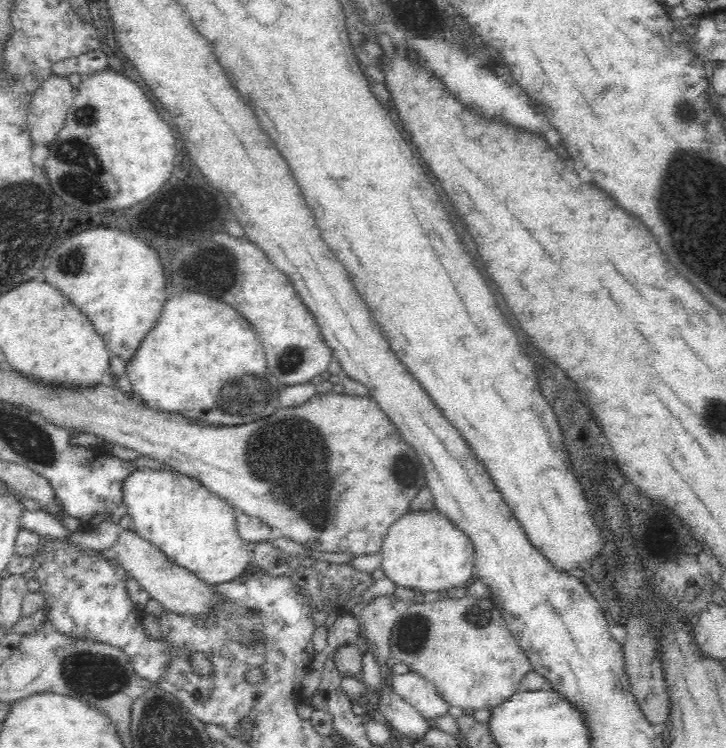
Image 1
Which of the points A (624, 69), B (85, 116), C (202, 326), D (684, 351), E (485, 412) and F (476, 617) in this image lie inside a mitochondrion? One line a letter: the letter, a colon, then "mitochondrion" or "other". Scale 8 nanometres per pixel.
A: other
B: mitochondrion
C: other
D: other
E: other
F: mitochondrion

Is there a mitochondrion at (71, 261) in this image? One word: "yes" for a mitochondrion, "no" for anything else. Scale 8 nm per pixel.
yes

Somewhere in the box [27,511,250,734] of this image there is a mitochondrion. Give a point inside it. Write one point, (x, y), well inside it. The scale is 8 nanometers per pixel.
(100, 675)

